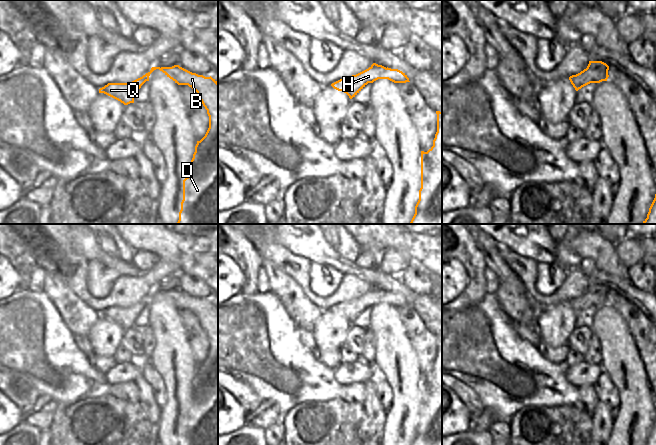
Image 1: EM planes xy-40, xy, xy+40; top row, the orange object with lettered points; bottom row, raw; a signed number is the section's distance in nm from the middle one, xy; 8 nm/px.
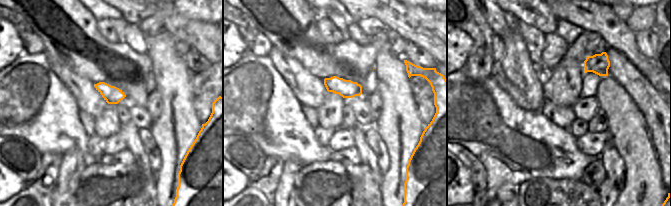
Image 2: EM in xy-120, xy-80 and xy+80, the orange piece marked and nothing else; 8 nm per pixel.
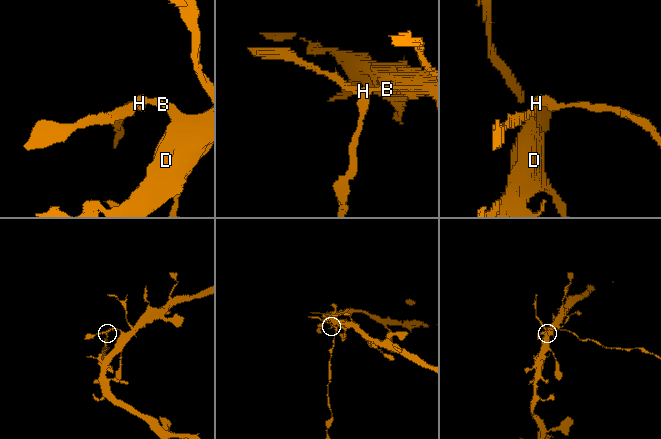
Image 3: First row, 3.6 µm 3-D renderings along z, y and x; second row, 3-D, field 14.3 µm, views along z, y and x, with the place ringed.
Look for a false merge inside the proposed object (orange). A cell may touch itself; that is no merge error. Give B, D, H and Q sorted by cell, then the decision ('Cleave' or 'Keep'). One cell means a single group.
Groups: B D / H Q. Cleave.

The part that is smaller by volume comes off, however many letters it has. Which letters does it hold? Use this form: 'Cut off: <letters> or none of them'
Cut off: H, Q

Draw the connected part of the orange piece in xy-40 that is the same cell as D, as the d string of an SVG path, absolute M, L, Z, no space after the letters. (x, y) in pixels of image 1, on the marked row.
M179 65L161 67L159 70L178 85L188 85L194 89L209 116L209 128L205 136L200 141L197 141L191 160L191 172L183 180L183 200L181 202L181 210L177 224L218 224L218 82L211 76L205 77L192 73Z

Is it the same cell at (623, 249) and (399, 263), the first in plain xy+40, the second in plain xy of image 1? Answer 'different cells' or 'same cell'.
same cell

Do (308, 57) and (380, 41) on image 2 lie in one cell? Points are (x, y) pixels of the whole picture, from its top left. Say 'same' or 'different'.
same

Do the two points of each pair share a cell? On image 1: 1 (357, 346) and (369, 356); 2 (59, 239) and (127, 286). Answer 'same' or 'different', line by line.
1: different
2: same

